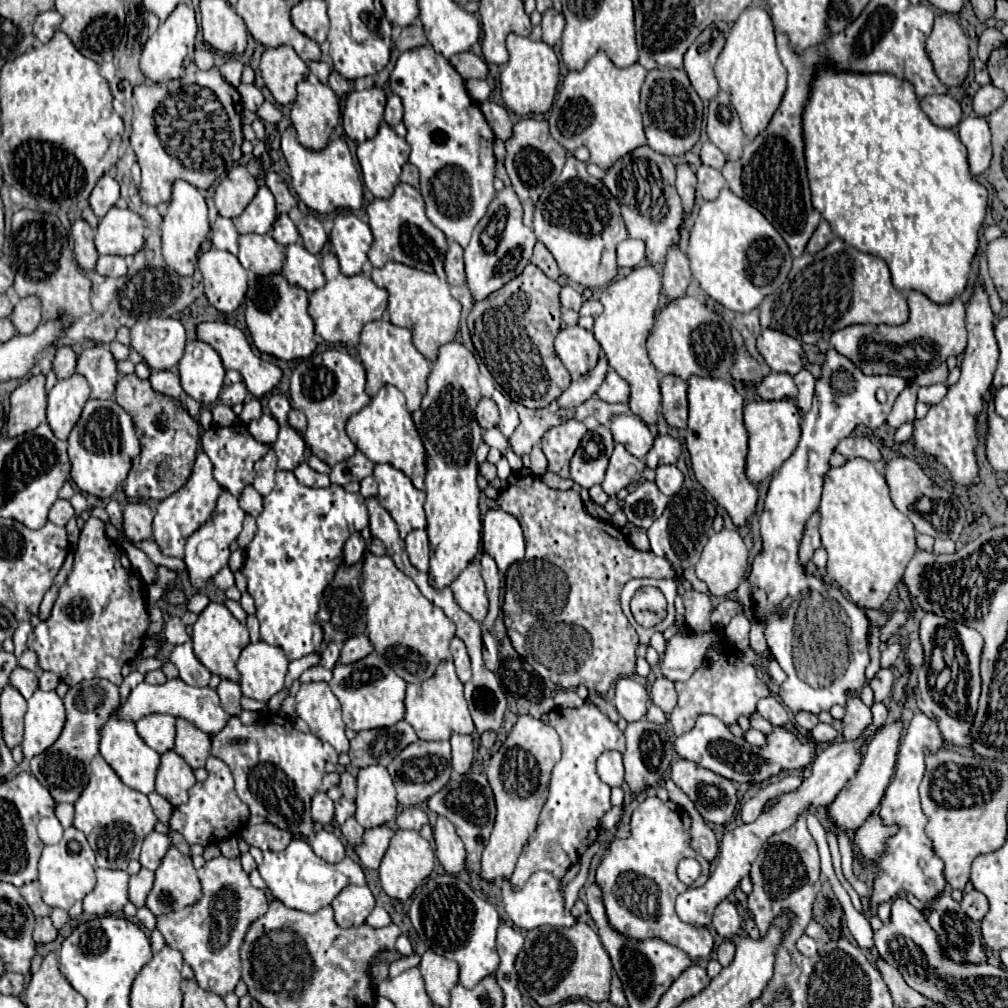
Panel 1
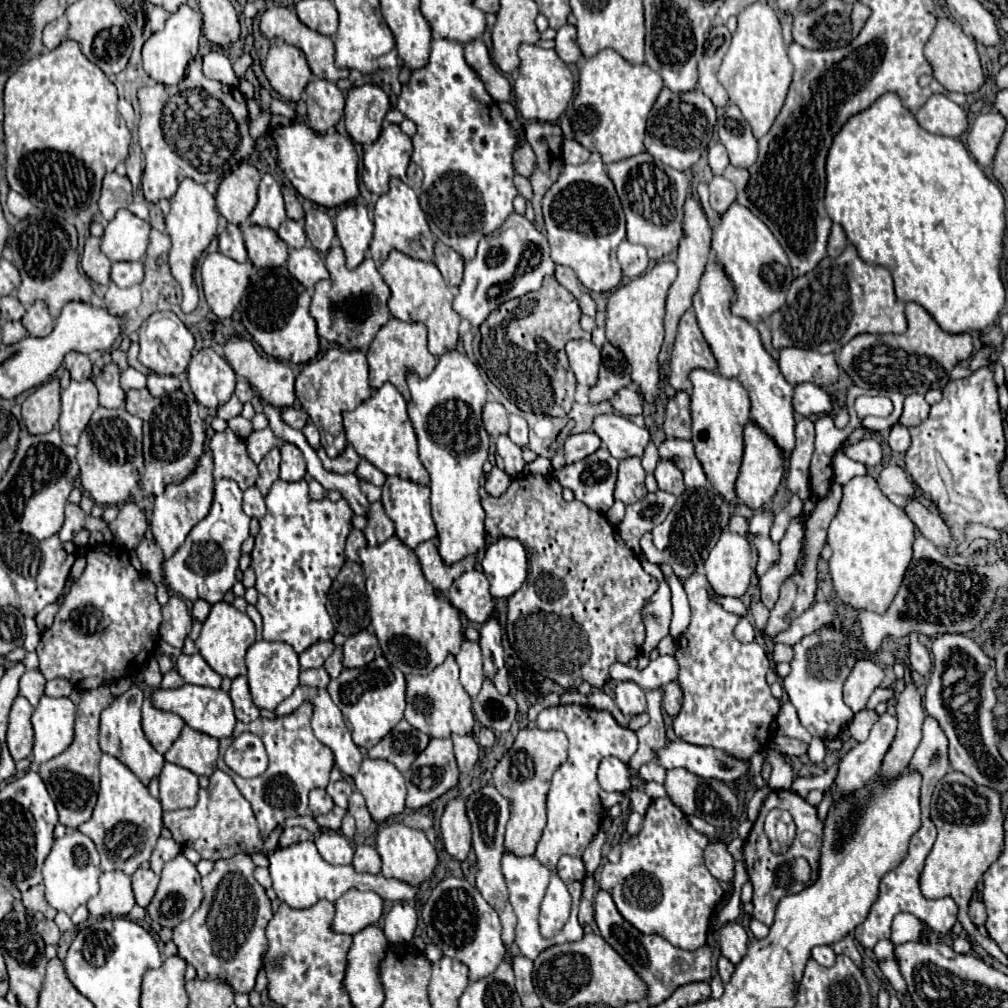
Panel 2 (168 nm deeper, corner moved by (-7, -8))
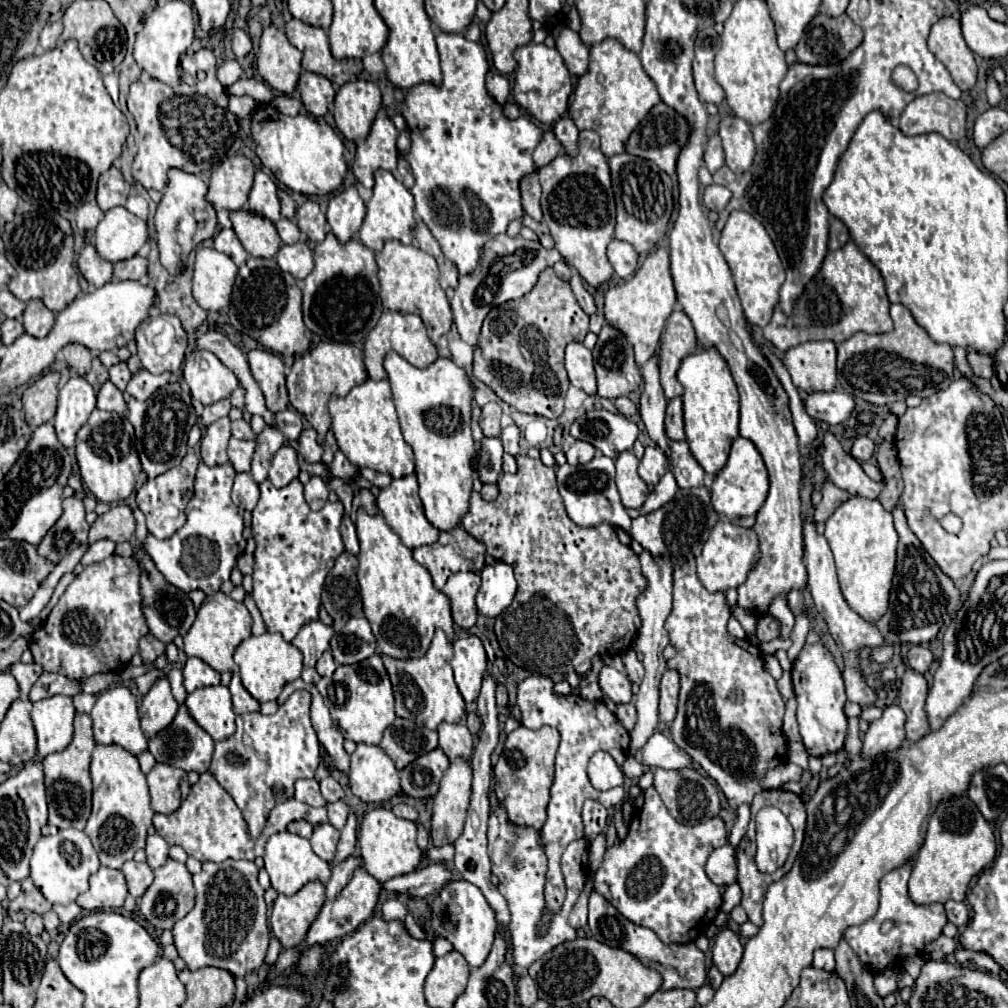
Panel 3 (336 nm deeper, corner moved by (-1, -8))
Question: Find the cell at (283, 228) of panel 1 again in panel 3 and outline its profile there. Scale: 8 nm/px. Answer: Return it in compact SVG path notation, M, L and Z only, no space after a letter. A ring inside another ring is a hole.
M279 218L279 220L275 222L275 226L277 226L277 232L279 232L279 236L281 236L281 240L283 240L285 244L295 244L295 242L299 242L301 232L299 232L299 228L297 228L297 224L295 224L293 220L289 220L289 218Z

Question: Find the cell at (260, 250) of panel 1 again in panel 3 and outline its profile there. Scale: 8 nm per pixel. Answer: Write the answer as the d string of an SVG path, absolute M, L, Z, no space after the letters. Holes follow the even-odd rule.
M249 210L231 212L231 222L243 248L255 258L273 258L281 246L281 238L271 220Z

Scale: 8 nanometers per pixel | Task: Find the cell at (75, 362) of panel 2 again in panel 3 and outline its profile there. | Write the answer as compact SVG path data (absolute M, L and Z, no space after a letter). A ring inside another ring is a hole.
M67 344L63 348L63 354L65 354L65 360L69 362L71 370L79 376L85 376L89 370L91 370L91 352L81 346L81 344Z

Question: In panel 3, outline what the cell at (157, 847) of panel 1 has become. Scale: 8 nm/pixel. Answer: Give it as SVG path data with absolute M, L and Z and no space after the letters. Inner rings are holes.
M151 834L151 836L147 836L145 852L147 852L147 864L151 868L159 868L169 858L169 844L159 834Z

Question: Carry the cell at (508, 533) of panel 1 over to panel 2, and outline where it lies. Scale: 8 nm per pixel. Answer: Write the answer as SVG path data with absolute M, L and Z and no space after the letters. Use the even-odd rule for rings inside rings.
M501 536L487 546L481 566L491 582L493 598L509 598L525 582L527 550L519 540Z

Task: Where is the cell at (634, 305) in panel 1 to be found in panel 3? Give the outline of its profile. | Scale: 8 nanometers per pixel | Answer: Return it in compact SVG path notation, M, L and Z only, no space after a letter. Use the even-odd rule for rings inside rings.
M657 248L645 258L643 266L633 274L631 280L609 288L605 294L605 320L627 336L635 348L637 364L643 366L655 354L665 328L665 320L673 312L673 306L675 288L669 270L669 252L667 248Z

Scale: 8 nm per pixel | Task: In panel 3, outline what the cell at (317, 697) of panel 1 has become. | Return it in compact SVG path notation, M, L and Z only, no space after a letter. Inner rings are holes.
M301 678L287 684L279 694L279 704L283 704L295 690L307 690L311 694L311 724L317 732L321 746L335 758L335 768L341 772L349 772L349 754L343 750L343 734L337 724L331 720L327 706L321 700L321 694L313 684L305 684Z

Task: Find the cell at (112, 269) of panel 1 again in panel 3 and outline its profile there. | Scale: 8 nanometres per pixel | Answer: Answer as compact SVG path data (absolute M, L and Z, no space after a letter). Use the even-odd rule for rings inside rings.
M133 256L115 264L115 280L141 280L147 276L147 258Z

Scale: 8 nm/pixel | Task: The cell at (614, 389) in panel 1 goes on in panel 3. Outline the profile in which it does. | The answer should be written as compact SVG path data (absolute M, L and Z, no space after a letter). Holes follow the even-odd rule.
M627 396L615 398L615 406L617 406L617 410L619 410L621 414L625 414L625 416L633 416L633 414L637 412L635 404L633 404L633 402L631 402L631 398L627 398Z

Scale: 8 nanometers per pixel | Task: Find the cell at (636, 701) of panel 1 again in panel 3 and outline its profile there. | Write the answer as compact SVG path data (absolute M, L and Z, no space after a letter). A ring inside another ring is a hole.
M603 666L597 674L599 680L599 688L603 694L607 694L615 704L625 704L631 700L633 692L631 692L631 682L627 680L627 676L623 672L617 672L611 666Z

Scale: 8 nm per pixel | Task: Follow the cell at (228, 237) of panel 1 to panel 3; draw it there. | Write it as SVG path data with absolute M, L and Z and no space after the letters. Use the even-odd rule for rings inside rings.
M221 228L219 234L213 238L213 244L215 244L215 248L217 248L219 252L227 254L237 266L245 264L245 260L247 260L247 256L249 256L247 250L241 246L241 242L239 242L237 234L233 232L233 228Z

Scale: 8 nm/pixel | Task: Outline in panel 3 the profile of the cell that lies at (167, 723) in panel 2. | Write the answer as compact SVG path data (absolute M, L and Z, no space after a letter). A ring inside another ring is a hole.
M163 676L155 680L147 696L139 704L139 716L141 716L141 730L147 738L153 738L157 732L167 728L175 714L177 714L177 700L171 694L169 680Z

